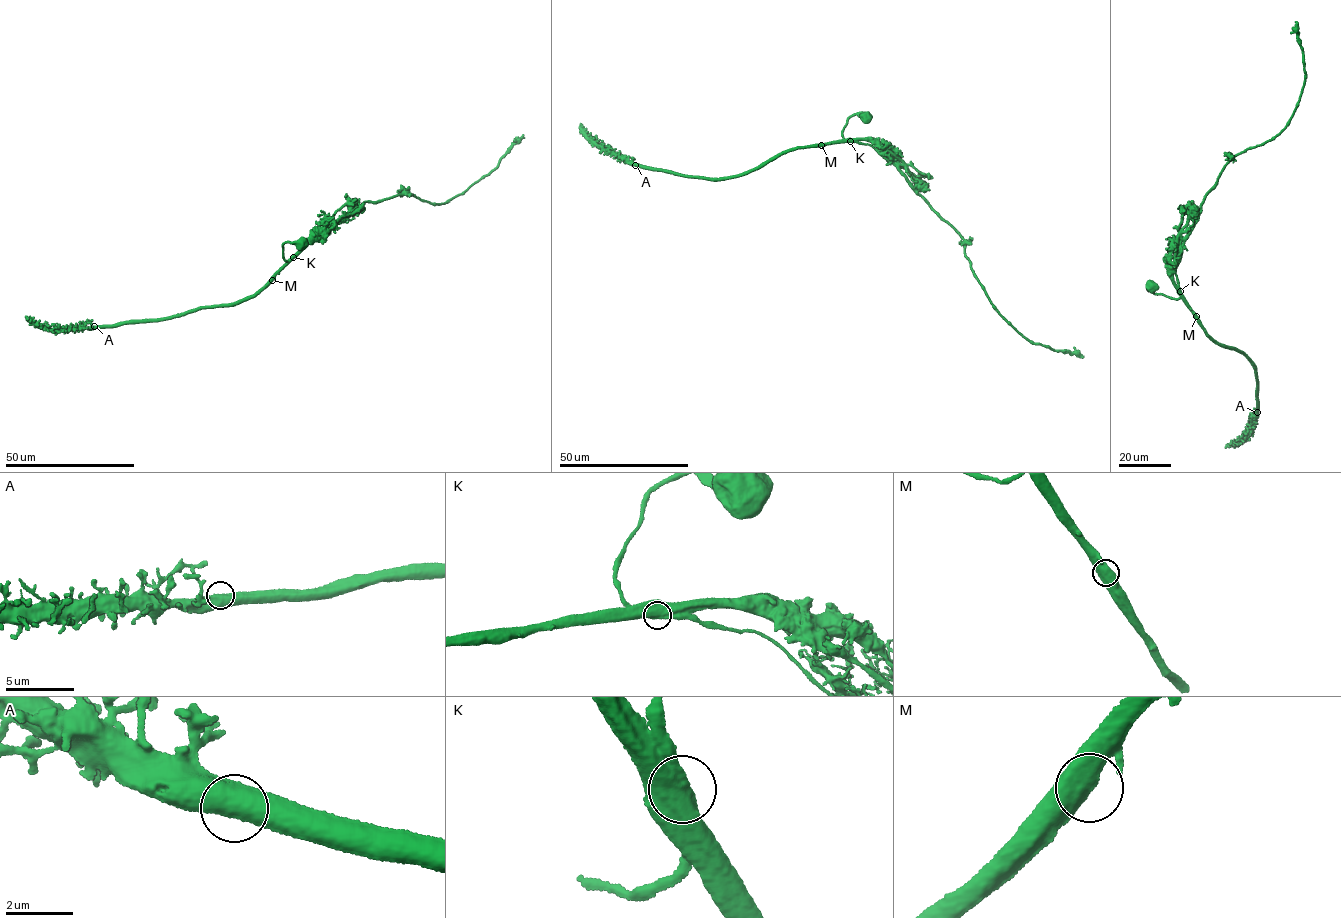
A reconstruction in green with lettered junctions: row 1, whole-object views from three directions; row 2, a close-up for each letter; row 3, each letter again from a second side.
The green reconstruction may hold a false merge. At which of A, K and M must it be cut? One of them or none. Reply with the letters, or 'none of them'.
K

